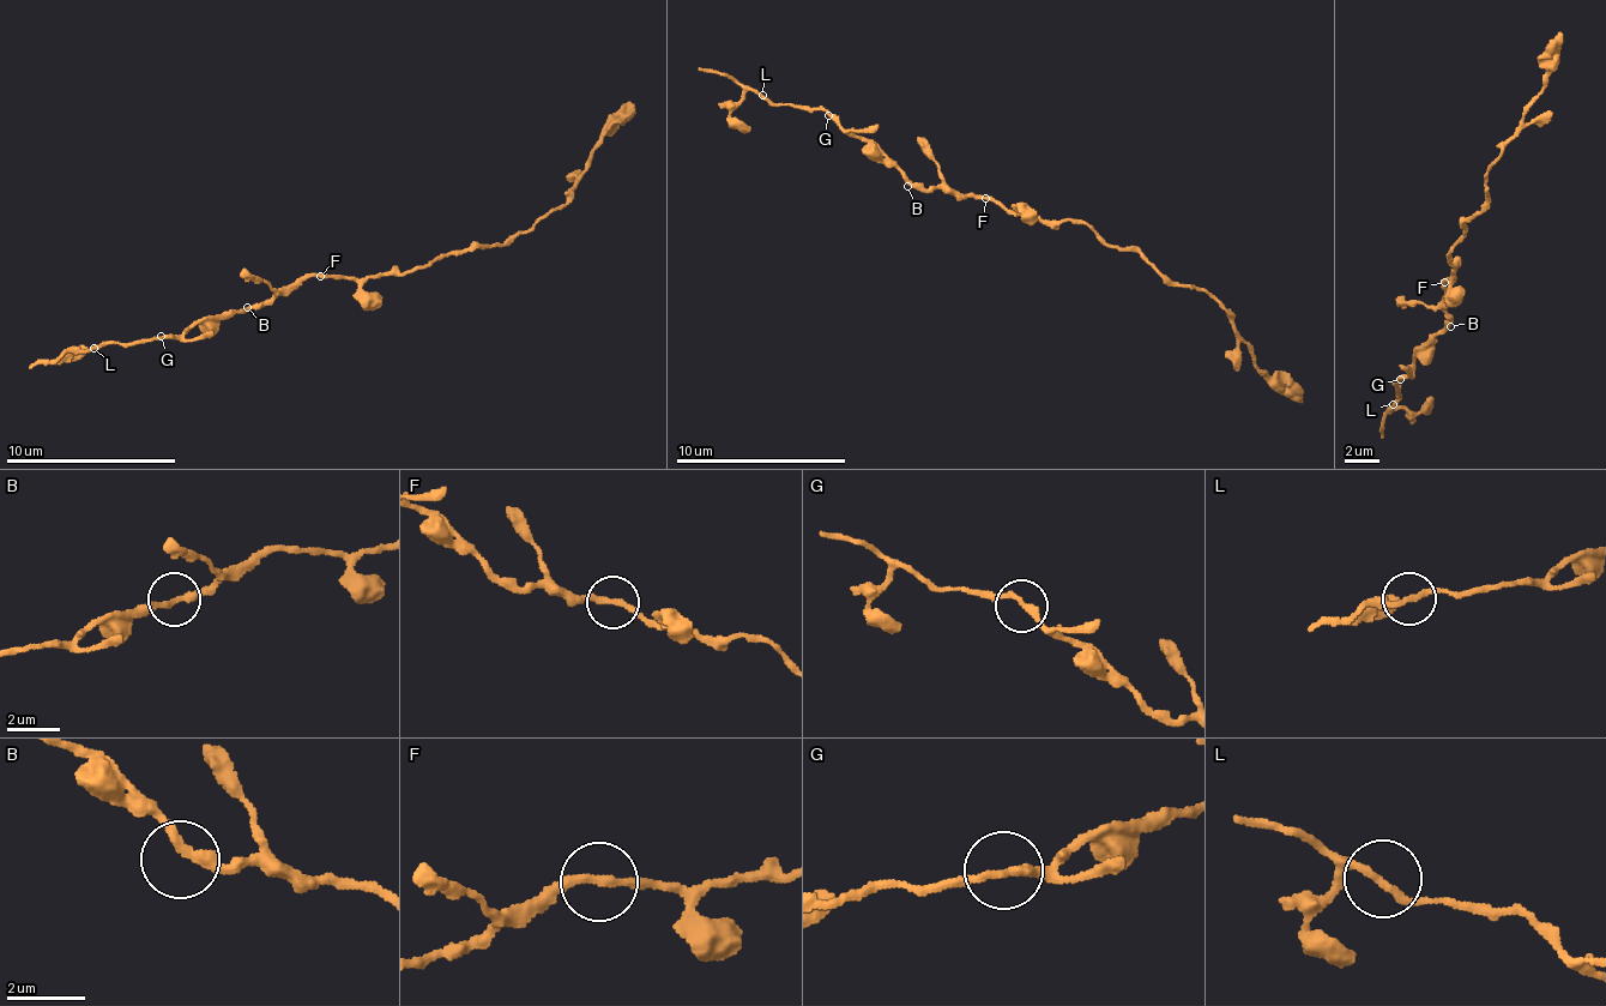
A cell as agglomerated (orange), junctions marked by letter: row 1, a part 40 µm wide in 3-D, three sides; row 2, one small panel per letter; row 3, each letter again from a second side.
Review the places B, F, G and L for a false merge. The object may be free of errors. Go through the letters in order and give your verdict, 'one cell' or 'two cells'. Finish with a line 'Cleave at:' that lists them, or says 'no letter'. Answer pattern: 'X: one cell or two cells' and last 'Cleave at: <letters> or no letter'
B: one cell
F: two cells
G: one cell
L: one cell
Cleave at: F

